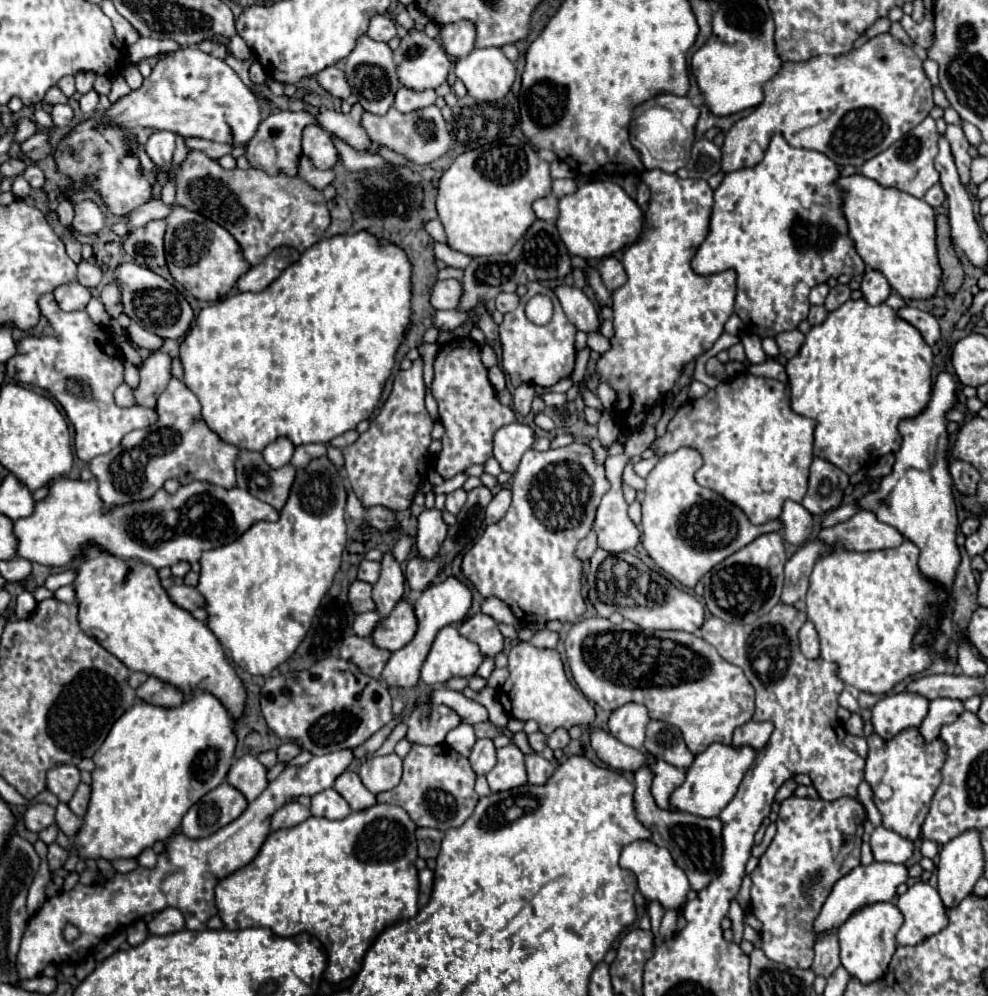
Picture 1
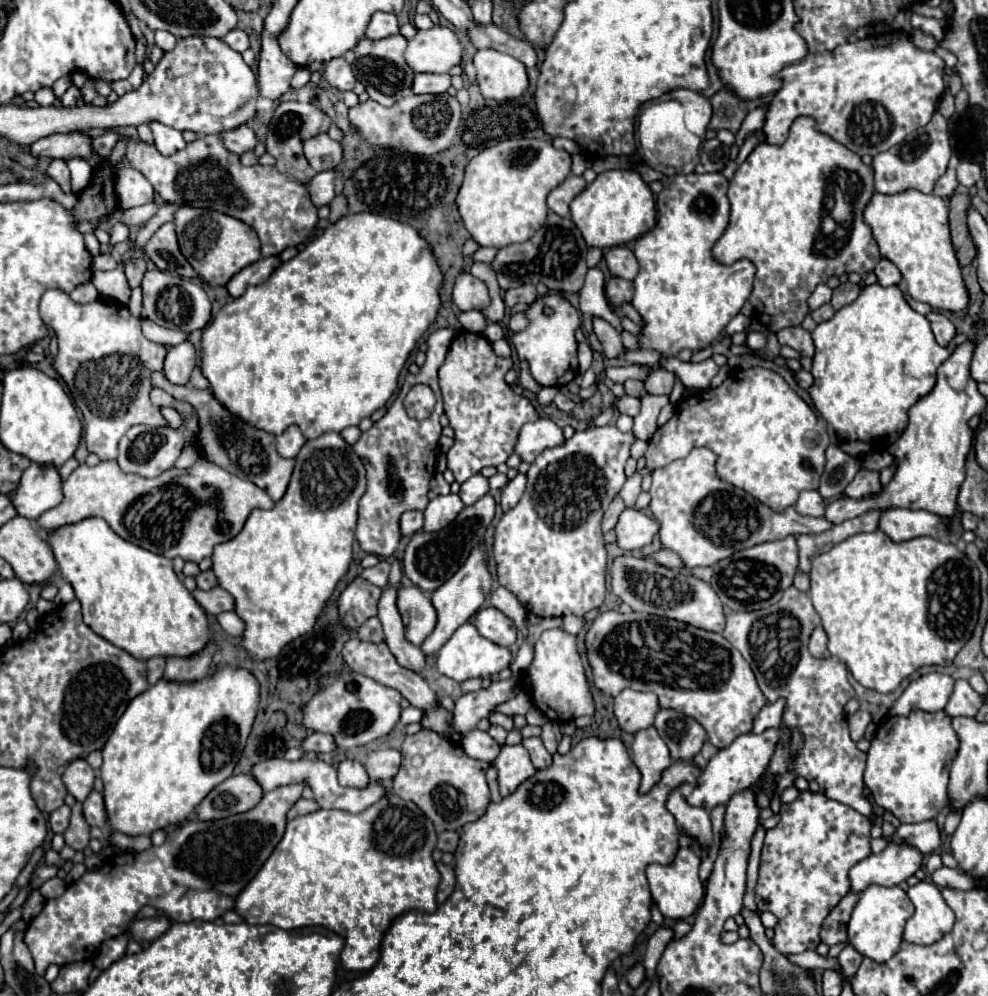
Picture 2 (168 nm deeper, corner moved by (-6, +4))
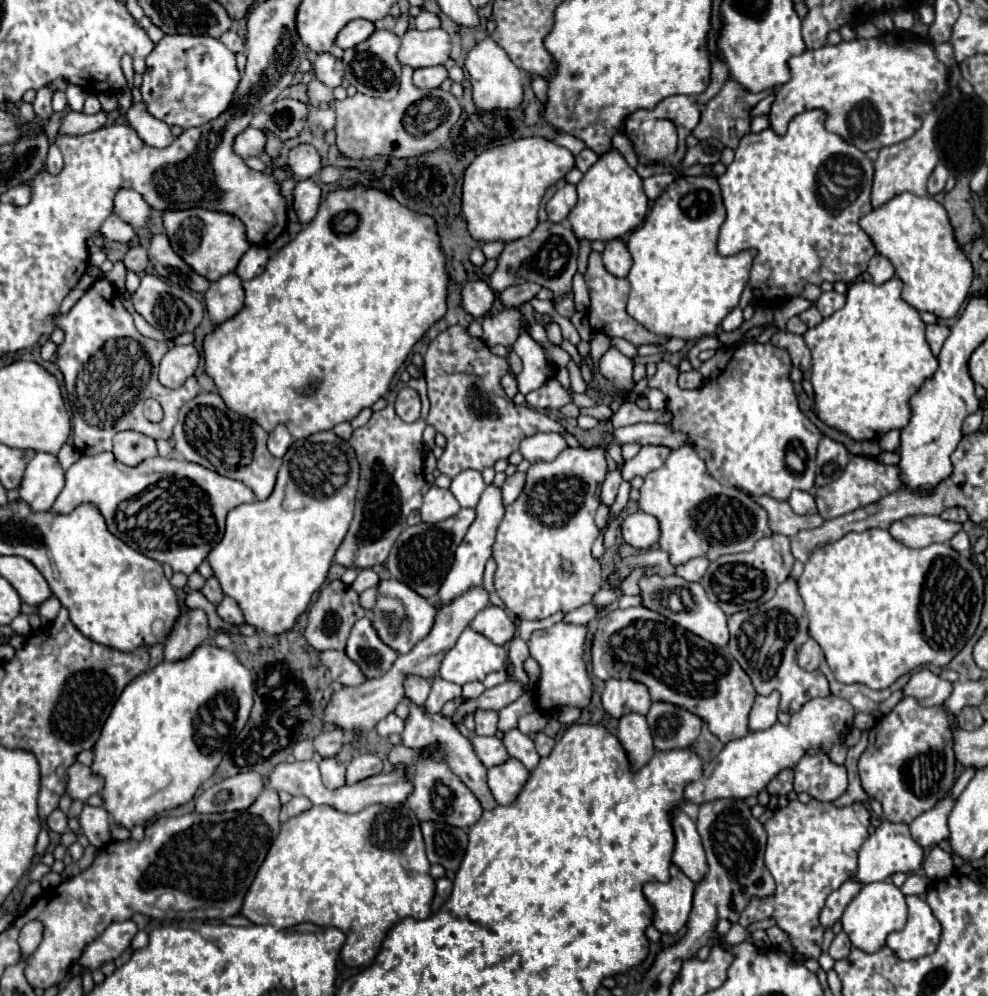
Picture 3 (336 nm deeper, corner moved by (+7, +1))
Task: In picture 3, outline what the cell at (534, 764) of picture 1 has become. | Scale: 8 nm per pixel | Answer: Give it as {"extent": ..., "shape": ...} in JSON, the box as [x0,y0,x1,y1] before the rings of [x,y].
{"extent":[502,729,540,771],"shape":[[[512,729],[512,731],[508,731],[508,733],[504,735],[502,743],[506,745],[508,755],[514,757],[514,759],[518,759],[528,771],[532,771],[532,769],[538,765],[540,755],[536,753],[534,741],[532,741],[528,735],[520,733],[518,729]]]}

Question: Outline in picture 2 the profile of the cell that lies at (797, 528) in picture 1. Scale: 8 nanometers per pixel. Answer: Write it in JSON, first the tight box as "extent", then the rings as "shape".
{"extent":[795,490,825,516],"shape":[[[803,490],[795,504],[795,510],[803,516],[823,516],[825,514],[825,500],[817,490]]]}

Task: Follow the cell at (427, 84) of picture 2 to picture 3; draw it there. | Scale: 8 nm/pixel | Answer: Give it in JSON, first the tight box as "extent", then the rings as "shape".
{"extent":[412,65,448,89],"shape":[[[436,65],[428,69],[416,69],[412,79],[414,79],[414,85],[420,89],[436,89],[446,77],[448,77],[448,71],[442,65]]]}

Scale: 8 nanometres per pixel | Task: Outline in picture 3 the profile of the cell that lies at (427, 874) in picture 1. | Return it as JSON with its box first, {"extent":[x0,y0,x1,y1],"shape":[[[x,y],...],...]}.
{"extent":[432,877,452,909],"shape":[[[440,877],[436,879],[436,895],[434,895],[434,903],[432,909],[440,909],[440,905],[448,899],[448,893],[452,891],[452,881],[448,877]]]}

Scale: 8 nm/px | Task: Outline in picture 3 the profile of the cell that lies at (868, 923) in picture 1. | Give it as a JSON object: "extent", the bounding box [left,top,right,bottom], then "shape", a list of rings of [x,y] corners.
{"extent":[842,883,906,953],"shape":[[[868,883],[860,889],[860,893],[850,901],[842,915],[842,931],[850,937],[852,947],[864,953],[876,953],[886,945],[886,937],[890,931],[900,931],[906,921],[906,903],[902,891],[890,883]]]}

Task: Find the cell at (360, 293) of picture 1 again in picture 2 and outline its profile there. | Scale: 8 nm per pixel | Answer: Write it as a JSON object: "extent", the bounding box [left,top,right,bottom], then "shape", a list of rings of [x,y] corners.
{"extent":[201,212,443,440],"shape":[[[351,212],[339,218],[335,224],[329,224],[327,230],[321,236],[317,236],[313,242],[309,242],[305,250],[301,250],[295,258],[277,266],[277,270],[269,276],[267,282],[259,286],[249,286],[241,298],[231,300],[217,312],[217,316],[207,324],[203,332],[201,372],[211,382],[211,390],[215,398],[231,414],[235,414],[243,422],[255,428],[261,428],[269,434],[279,436],[287,426],[297,424],[303,436],[307,440],[313,440],[325,432],[341,432],[347,426],[357,426],[363,418],[371,416],[375,410],[385,406],[387,400],[393,396],[397,382],[399,382],[399,372],[403,370],[417,340],[427,332],[427,328],[433,324],[439,312],[441,282],[443,282],[443,274],[441,274],[441,268],[437,266],[437,258],[433,258],[433,248],[413,226],[397,222],[393,218],[385,218],[381,214],[365,214],[365,212],[353,214]]]}

